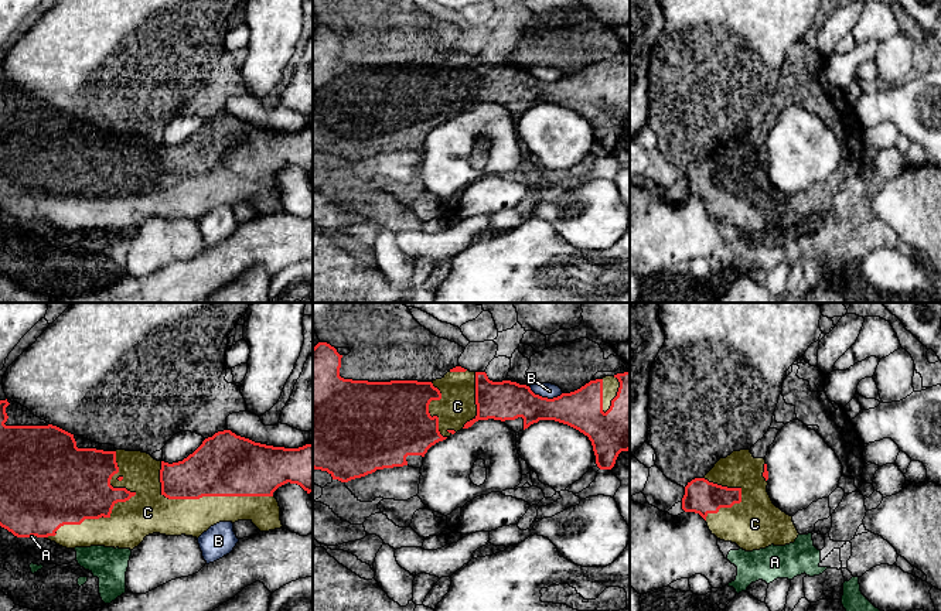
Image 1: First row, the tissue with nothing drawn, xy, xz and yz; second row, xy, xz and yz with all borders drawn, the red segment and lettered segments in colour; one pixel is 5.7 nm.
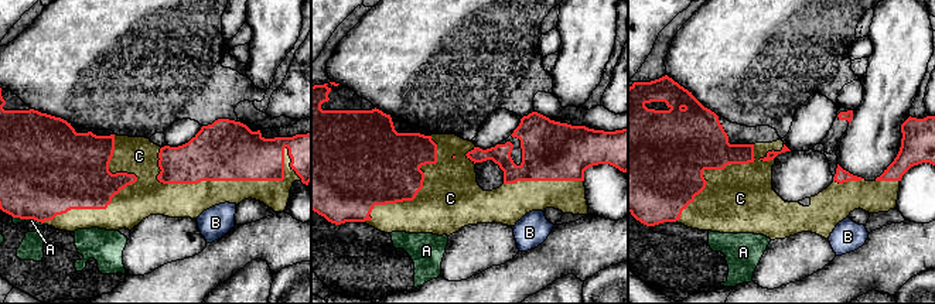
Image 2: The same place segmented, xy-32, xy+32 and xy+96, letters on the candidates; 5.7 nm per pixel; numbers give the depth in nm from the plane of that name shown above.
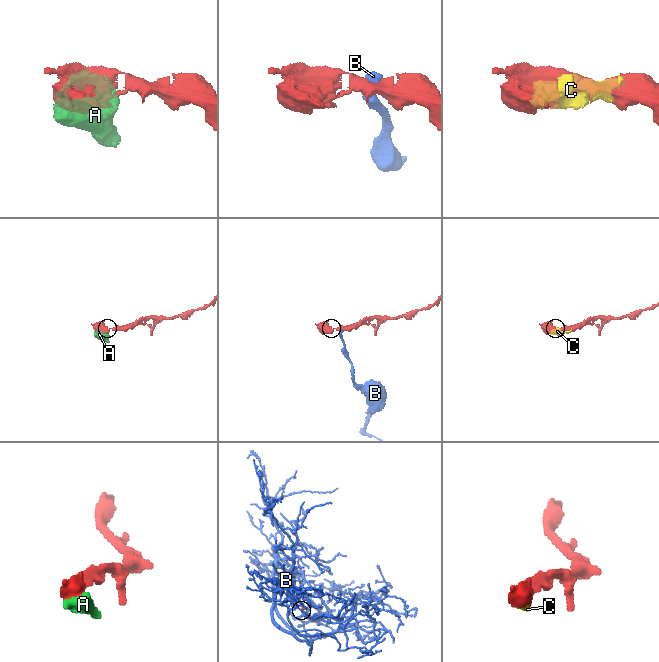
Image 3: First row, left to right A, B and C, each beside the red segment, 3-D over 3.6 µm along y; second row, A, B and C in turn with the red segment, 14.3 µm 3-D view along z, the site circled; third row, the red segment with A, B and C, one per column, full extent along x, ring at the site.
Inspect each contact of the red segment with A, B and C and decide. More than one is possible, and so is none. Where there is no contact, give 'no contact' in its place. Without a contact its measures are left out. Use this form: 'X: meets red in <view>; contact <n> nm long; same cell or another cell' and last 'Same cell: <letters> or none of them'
A: meets red in xy; contact 50 nm long; another cell
B: meets red in xz; contact 200 nm long; another cell
C: meets red in xy; contact 650 nm long; same cell
Same cell: C

